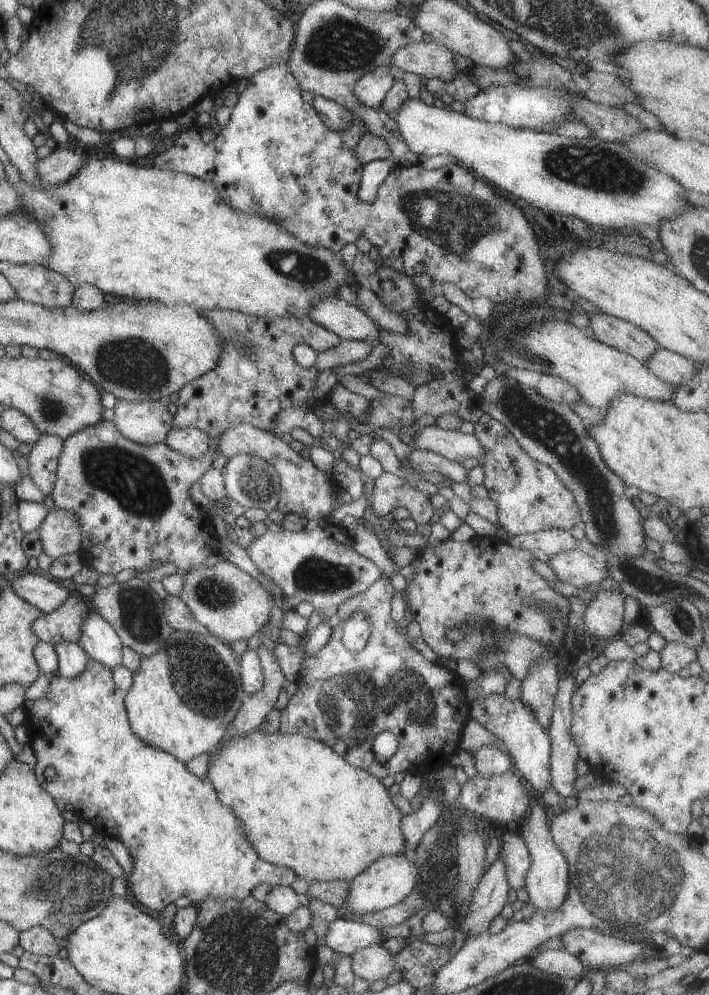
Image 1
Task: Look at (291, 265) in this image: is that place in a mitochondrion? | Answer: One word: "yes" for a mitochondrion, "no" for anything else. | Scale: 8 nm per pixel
yes

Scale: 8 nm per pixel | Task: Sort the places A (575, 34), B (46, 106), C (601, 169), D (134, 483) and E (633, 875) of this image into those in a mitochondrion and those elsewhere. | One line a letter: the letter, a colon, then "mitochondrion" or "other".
A: mitochondrion
B: other
C: mitochondrion
D: mitochondrion
E: mitochondrion

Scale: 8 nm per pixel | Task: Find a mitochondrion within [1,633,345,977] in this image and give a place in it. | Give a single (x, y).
(68, 889)

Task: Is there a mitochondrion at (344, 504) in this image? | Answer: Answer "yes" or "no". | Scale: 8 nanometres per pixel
no

